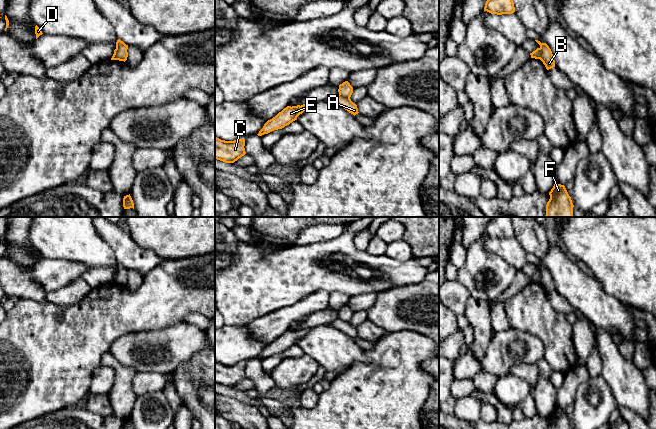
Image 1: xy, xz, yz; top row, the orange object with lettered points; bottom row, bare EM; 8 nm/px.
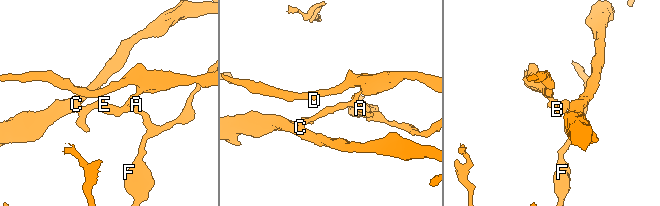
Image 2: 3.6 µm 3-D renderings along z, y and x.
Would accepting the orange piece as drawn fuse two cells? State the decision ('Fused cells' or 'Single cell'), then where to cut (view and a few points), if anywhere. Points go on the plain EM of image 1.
Fused cells. Split along yz (540, 271), (539, 282)

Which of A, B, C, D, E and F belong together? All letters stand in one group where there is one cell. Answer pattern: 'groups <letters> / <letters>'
groups A B C E F / D

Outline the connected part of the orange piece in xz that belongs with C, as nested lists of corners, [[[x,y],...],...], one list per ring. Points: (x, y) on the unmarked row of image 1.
[[[215,361],[215,383],[225,387],[234,387],[246,378],[245,363],[225,365]]]

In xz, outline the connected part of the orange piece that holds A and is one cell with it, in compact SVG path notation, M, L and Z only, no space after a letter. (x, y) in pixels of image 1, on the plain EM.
M337 318L333 322L331 322L330 326L344 332L345 334L347 334L349 337L353 338L354 340L359 337L357 329L353 327L350 322L345 322L340 318Z

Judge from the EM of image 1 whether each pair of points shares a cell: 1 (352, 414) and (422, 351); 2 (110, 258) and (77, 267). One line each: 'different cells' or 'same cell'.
1: same cell
2: different cells

